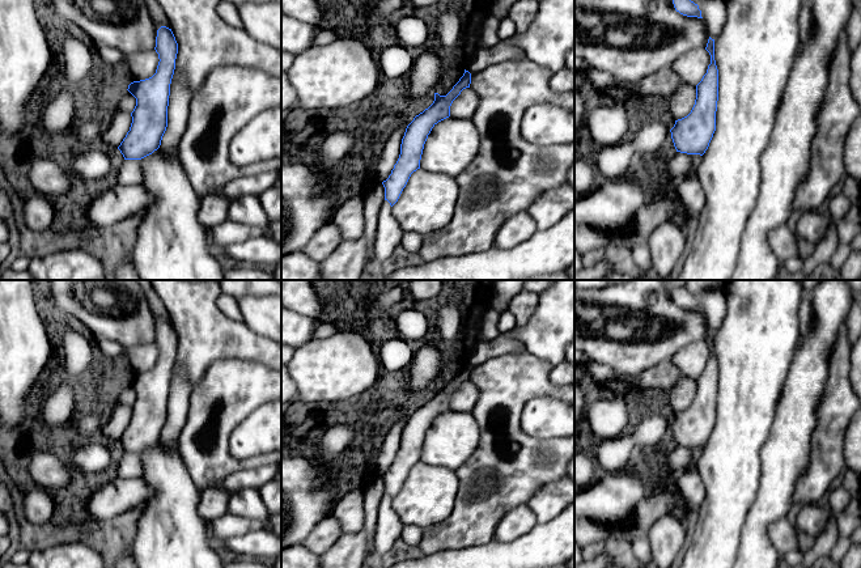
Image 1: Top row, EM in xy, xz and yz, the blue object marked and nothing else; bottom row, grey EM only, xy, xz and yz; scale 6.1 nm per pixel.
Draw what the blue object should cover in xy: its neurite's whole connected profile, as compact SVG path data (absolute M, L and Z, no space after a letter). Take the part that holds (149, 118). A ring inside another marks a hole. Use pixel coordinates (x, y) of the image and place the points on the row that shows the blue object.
M161 26L157 30L154 50L160 59L156 73L131 82L127 89L136 98L136 106L130 131L118 147L124 160L141 160L157 151L167 127L170 84L178 54L171 29Z

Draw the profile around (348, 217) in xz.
M353 196L334 213L332 224L338 226L343 240L359 240L364 236L364 196Z

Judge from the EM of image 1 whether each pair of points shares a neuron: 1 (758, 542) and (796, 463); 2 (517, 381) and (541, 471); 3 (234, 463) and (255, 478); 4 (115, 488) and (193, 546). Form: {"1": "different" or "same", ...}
{"1": "same", "2": "same", "3": "different", "4": "different"}

